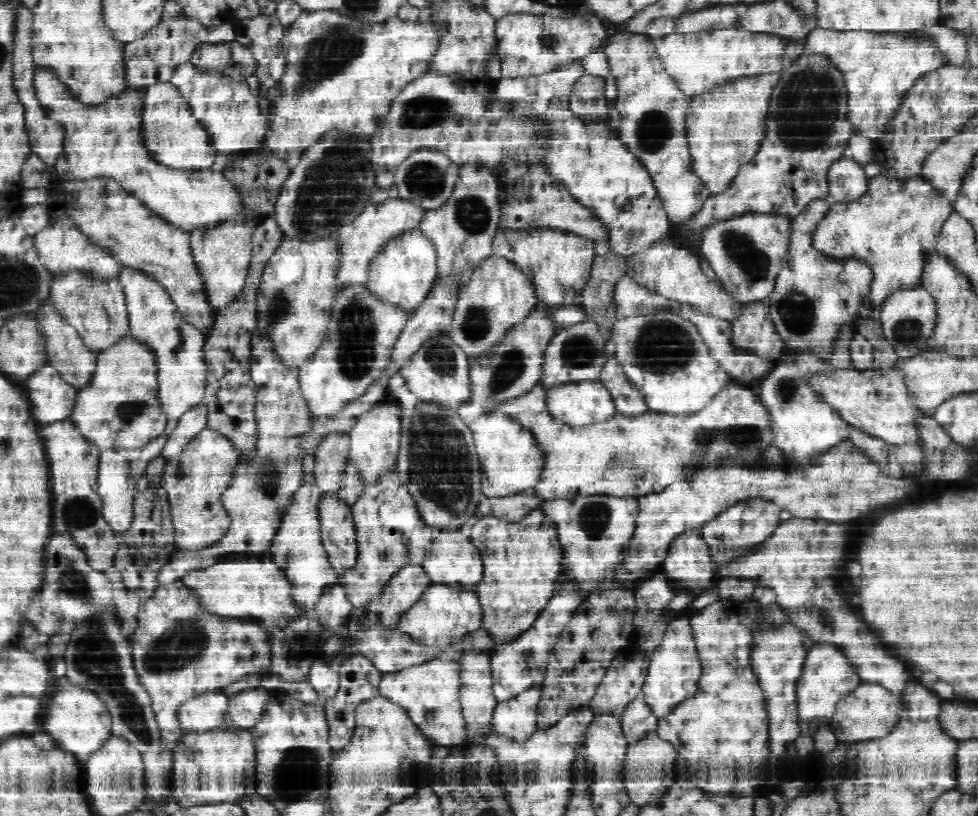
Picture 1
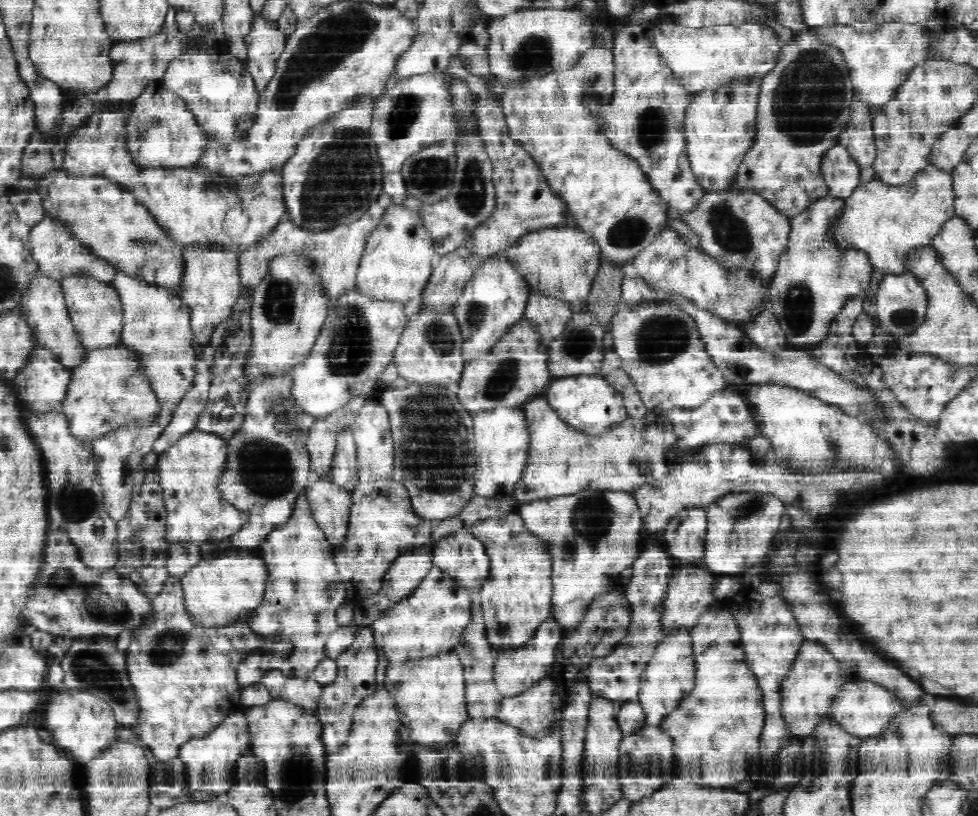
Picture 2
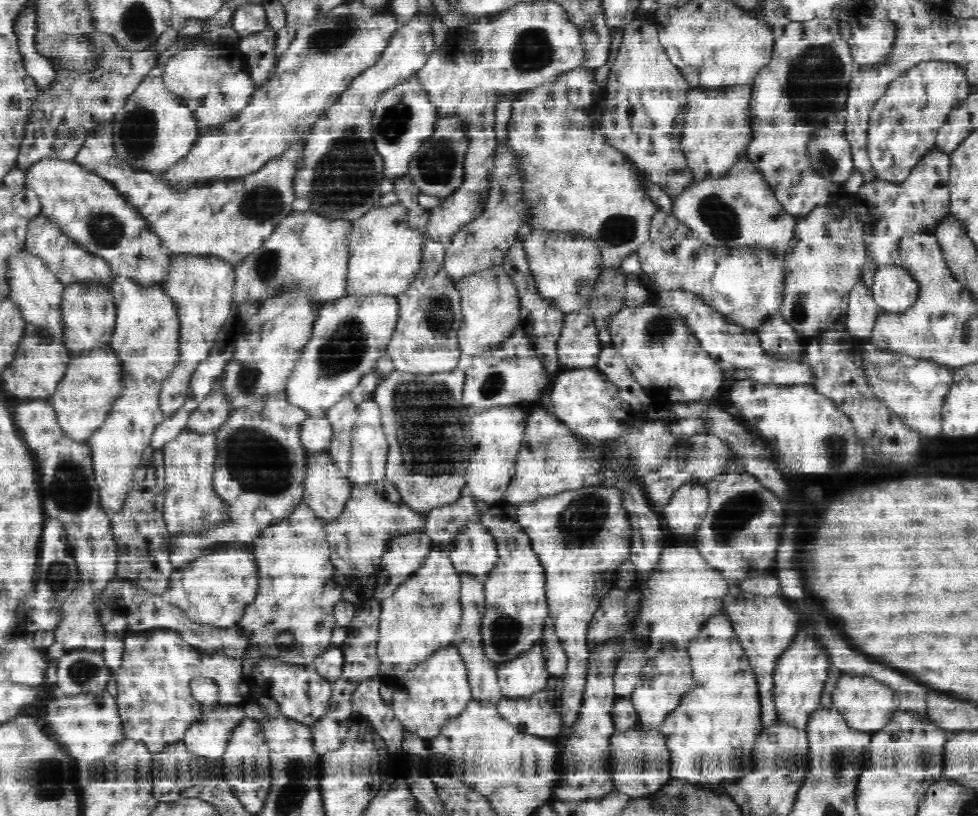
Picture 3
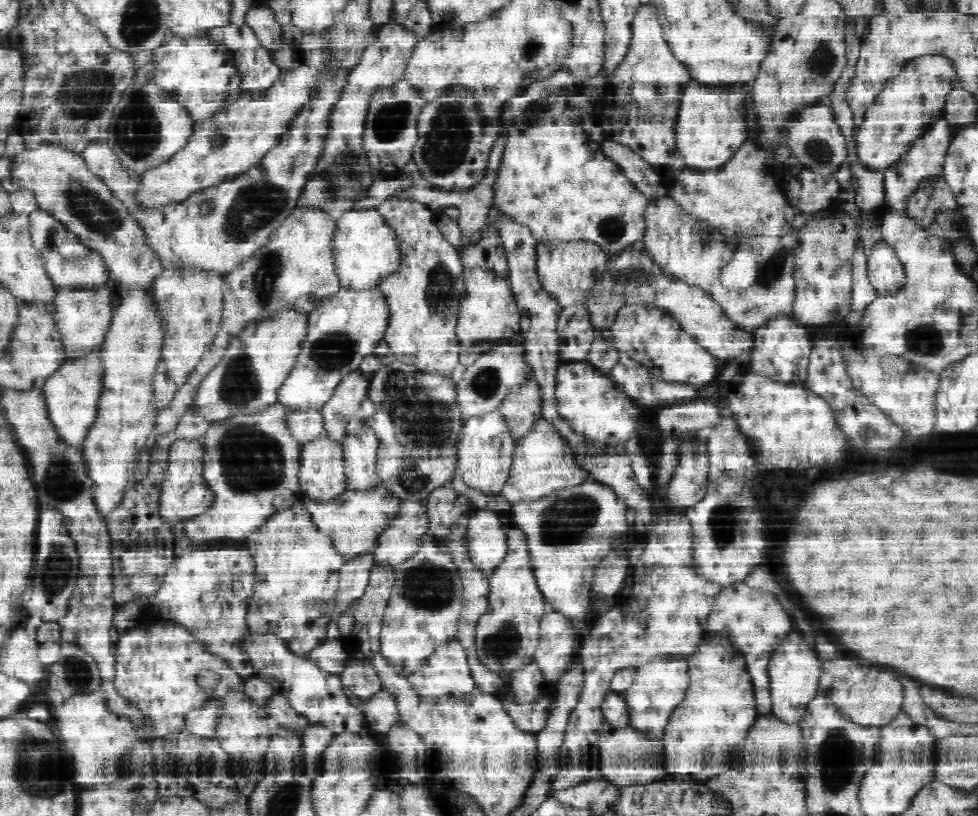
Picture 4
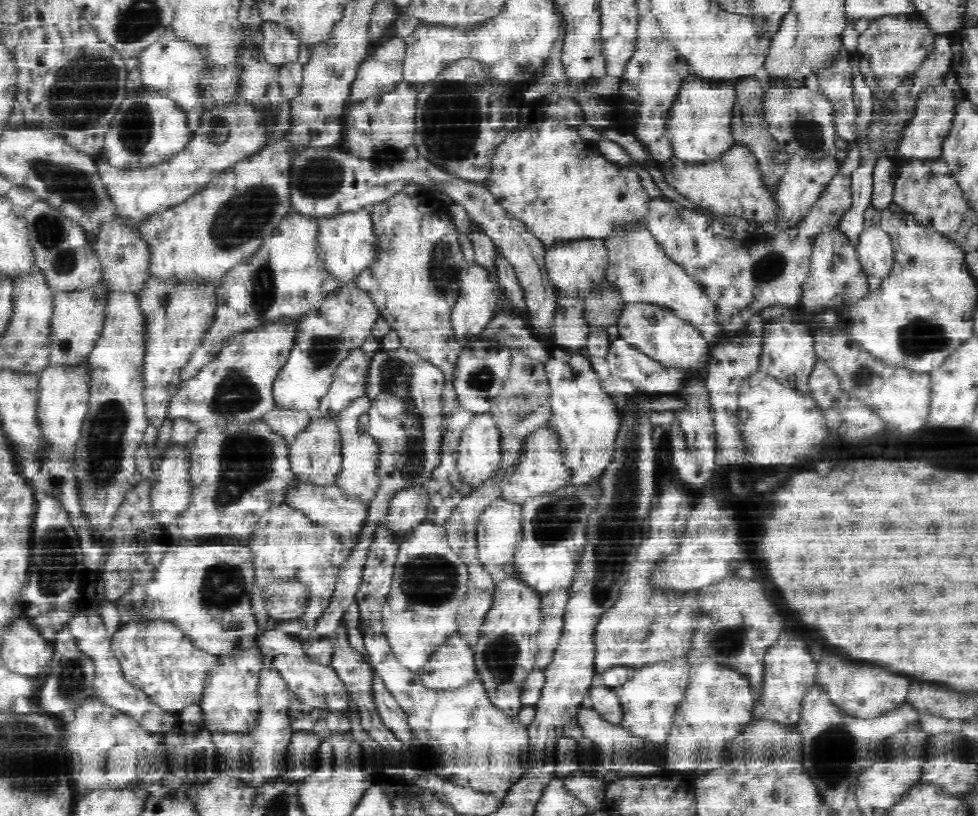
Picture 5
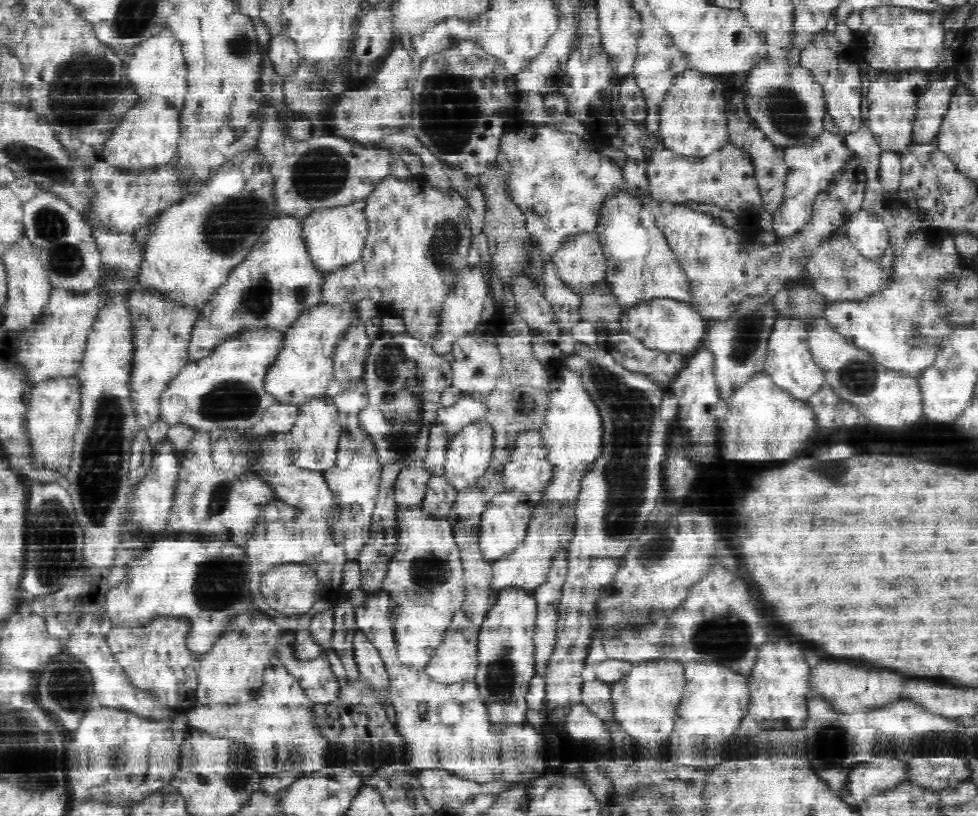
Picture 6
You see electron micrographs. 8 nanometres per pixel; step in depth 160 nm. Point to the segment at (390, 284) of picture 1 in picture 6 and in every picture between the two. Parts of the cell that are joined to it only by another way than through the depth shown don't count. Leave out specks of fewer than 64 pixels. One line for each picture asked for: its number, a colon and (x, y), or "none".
2: (397, 261)
3: (384, 254)
4: (364, 250)
5: (345, 245)
6: (334, 237)

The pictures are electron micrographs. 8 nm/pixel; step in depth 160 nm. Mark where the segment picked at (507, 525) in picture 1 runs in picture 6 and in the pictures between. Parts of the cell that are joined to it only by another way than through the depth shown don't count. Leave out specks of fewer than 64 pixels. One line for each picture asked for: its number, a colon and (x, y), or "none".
2: (515, 598)
3: (516, 610)
4: (507, 635)
5: (513, 621)
6: (506, 654)

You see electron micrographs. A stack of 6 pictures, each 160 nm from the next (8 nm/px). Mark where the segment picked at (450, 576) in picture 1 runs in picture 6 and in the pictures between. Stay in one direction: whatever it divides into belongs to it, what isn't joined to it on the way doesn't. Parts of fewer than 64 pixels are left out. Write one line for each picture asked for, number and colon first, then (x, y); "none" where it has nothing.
2: (462, 555)
3: (474, 550)
4: (487, 539)
5: (499, 532)
6: (503, 525)

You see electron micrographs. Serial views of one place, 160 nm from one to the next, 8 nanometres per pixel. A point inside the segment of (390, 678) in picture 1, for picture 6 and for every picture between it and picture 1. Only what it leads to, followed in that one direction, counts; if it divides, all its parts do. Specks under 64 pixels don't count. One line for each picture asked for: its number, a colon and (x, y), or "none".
2: (429, 694)
3: (425, 697)
4: (446, 673)
5: (451, 665)
6: (455, 660)

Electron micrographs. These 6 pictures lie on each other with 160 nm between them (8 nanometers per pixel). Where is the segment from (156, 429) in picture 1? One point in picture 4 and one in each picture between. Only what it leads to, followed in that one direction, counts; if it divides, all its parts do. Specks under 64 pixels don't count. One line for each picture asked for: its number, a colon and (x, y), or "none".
2: (108, 389)
3: (81, 401)
4: (71, 393)

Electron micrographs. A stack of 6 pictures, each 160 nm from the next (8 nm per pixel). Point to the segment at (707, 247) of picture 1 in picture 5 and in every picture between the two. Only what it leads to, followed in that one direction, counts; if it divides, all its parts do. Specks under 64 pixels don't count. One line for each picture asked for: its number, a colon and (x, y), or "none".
2: (741, 228)
3: (738, 209)
4: (740, 196)
5: (735, 192)

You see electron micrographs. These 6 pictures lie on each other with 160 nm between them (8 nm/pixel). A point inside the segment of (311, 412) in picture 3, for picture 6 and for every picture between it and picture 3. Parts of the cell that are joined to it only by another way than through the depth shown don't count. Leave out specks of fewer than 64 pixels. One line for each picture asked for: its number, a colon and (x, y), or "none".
4: (346, 327)
5: (325, 335)
6: (303, 368)

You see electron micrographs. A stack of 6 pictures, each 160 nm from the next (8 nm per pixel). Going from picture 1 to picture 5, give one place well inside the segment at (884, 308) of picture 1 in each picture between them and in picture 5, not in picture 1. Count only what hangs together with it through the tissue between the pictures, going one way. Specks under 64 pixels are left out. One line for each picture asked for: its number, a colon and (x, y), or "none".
2: (901, 301)
3: (894, 289)
4: (884, 269)
5: (874, 246)

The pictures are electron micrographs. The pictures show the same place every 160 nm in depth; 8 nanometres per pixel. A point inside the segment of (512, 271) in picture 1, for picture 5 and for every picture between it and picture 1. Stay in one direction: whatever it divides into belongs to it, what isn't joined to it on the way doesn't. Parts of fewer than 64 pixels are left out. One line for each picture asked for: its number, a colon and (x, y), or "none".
2: (491, 303)
3: (490, 305)
4: (488, 310)
5: (475, 305)

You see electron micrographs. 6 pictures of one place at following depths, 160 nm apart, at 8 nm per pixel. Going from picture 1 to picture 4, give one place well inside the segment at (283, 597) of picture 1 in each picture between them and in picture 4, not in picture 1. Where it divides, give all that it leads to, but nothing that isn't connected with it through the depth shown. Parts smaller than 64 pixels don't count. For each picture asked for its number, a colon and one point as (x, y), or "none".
2: (216, 592)
3: (214, 589)
4: (204, 590)

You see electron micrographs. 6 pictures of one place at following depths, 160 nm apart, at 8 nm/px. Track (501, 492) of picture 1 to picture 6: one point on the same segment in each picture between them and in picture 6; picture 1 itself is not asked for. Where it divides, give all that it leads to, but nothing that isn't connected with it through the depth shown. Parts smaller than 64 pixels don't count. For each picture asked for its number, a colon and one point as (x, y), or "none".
2: (501, 436)
3: (496, 435)
4: (485, 446)
5: (478, 452)
6: (469, 452)

